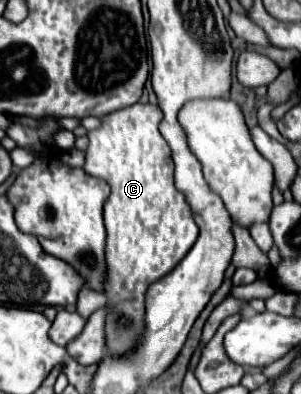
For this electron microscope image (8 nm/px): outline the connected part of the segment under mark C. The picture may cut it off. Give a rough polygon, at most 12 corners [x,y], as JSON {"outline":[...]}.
{"outline":[[157,105],[89,131],[103,208],[105,347],[145,331],[145,293],[199,229]]}

